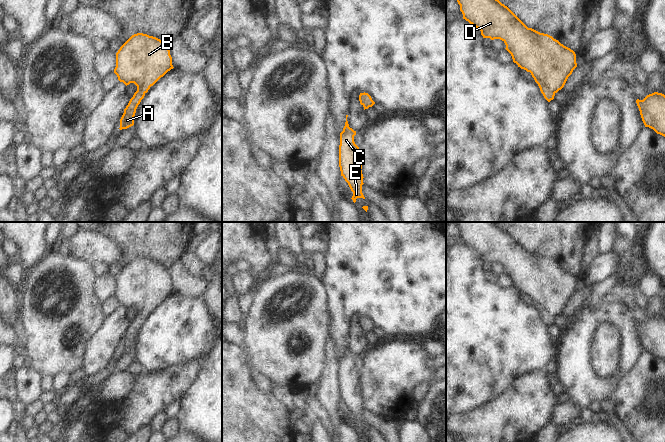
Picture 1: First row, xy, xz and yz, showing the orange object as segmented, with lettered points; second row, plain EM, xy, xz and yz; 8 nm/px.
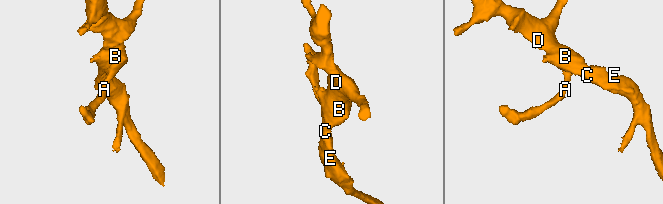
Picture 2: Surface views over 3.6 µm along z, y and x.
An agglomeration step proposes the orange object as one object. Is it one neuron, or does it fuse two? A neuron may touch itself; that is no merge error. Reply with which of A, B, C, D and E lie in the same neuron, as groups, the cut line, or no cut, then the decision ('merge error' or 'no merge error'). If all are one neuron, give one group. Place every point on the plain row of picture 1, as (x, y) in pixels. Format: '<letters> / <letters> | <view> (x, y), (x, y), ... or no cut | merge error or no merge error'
A B C D E | no cut | no merge error

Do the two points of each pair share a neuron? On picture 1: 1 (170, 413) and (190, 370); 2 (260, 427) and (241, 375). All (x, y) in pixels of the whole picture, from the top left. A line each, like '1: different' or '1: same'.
1: different
2: same

